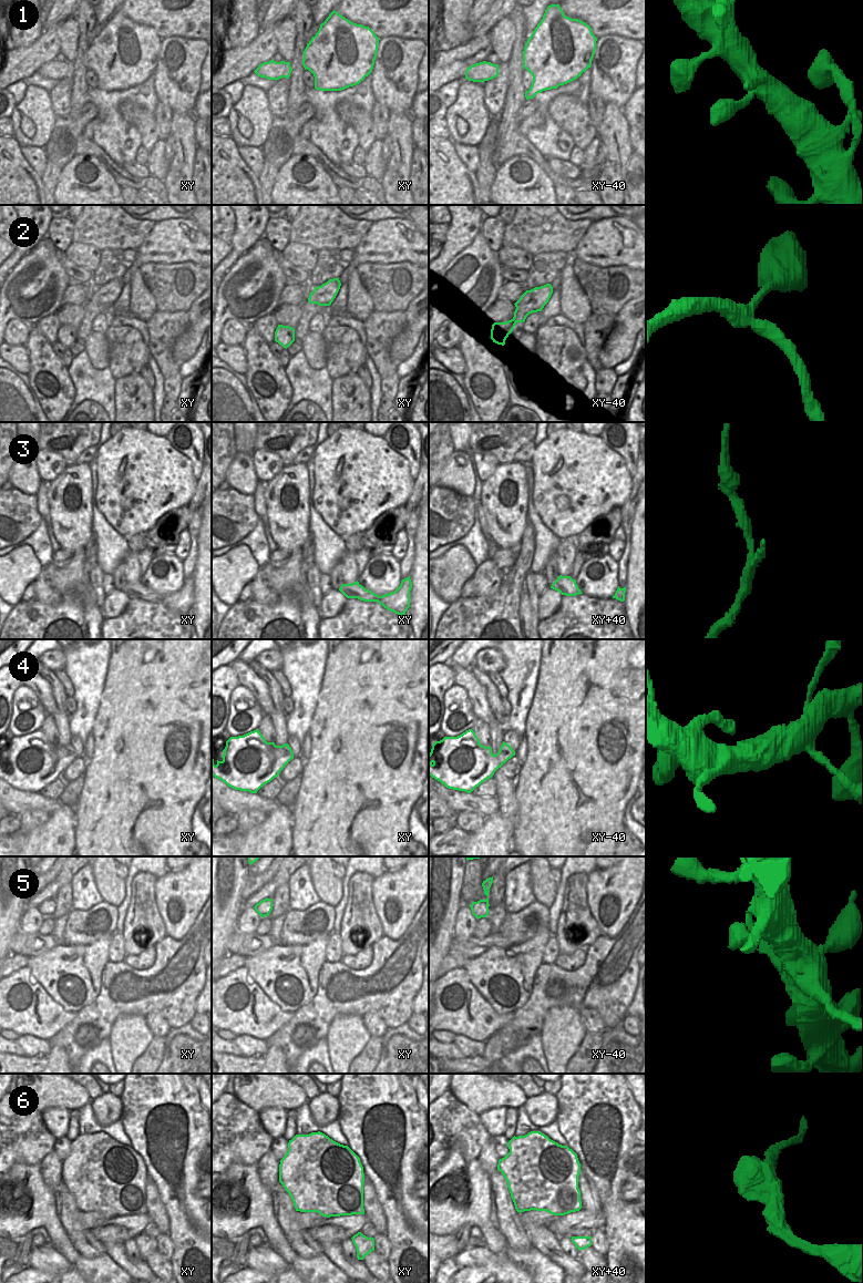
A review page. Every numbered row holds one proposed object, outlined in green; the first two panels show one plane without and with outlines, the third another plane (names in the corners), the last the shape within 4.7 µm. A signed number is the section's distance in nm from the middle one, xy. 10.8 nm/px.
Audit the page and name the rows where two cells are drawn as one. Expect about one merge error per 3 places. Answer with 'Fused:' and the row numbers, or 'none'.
Fused: 6

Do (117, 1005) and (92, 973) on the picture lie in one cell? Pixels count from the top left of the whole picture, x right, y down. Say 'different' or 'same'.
different

